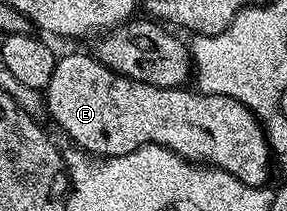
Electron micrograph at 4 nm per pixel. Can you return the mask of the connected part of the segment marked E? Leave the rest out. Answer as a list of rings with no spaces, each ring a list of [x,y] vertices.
[[[69,53],[66,57],[58,56],[51,83],[43,91],[43,105],[49,108],[54,123],[73,140],[70,142],[76,148],[84,149],[86,154],[108,159],[122,157],[144,145],[162,145],[187,161],[222,169],[248,185],[261,187],[268,182],[265,180],[269,177],[271,150],[265,129],[257,120],[257,115],[235,99],[199,93],[189,87],[155,87],[107,68],[96,56]]]

